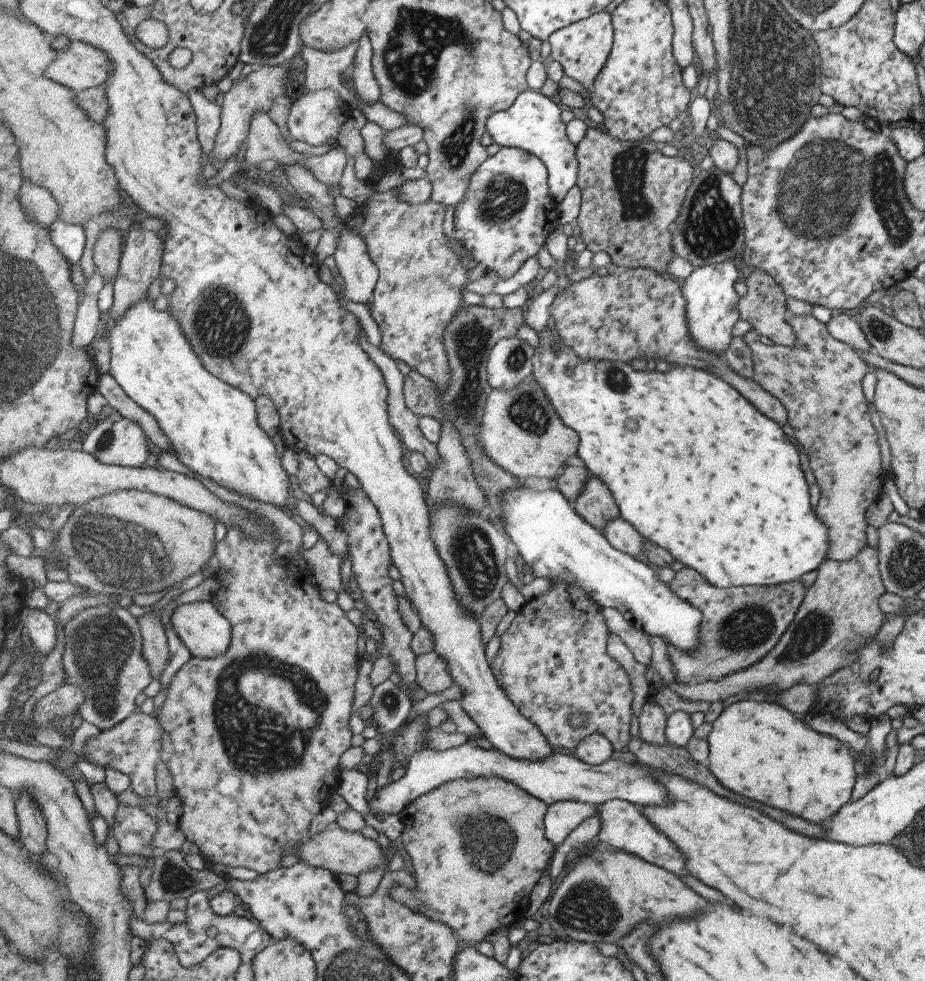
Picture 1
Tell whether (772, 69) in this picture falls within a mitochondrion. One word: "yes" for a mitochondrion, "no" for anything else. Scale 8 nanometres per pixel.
yes

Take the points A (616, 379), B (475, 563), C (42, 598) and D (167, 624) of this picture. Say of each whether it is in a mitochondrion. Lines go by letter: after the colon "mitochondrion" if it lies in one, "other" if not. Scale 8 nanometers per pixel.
A: mitochondrion
B: mitochondrion
C: other
D: other

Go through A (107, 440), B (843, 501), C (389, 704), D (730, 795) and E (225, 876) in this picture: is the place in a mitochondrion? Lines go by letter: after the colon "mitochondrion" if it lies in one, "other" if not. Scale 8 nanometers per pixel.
A: mitochondrion
B: other
C: mitochondrion
D: other
E: other

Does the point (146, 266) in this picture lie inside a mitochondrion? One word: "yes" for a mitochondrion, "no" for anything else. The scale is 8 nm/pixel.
no

